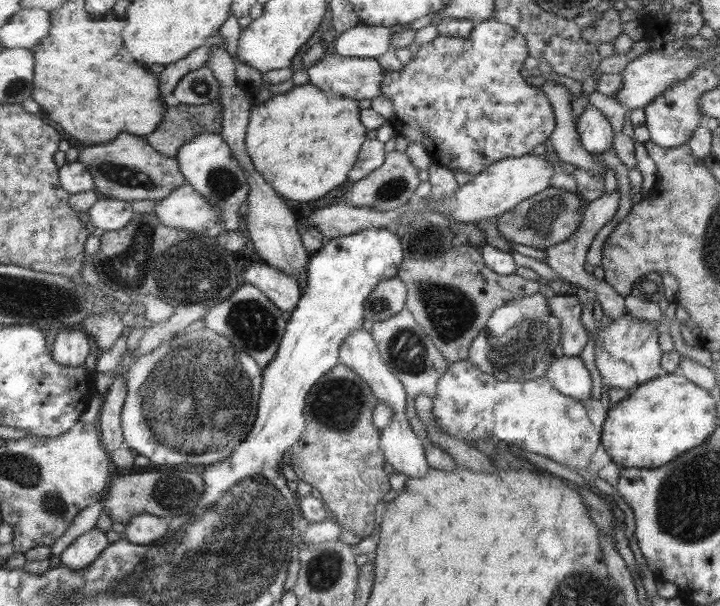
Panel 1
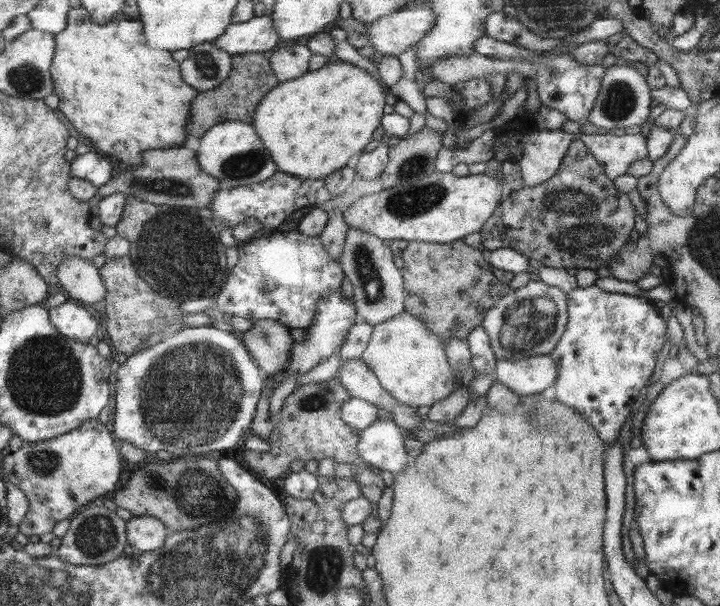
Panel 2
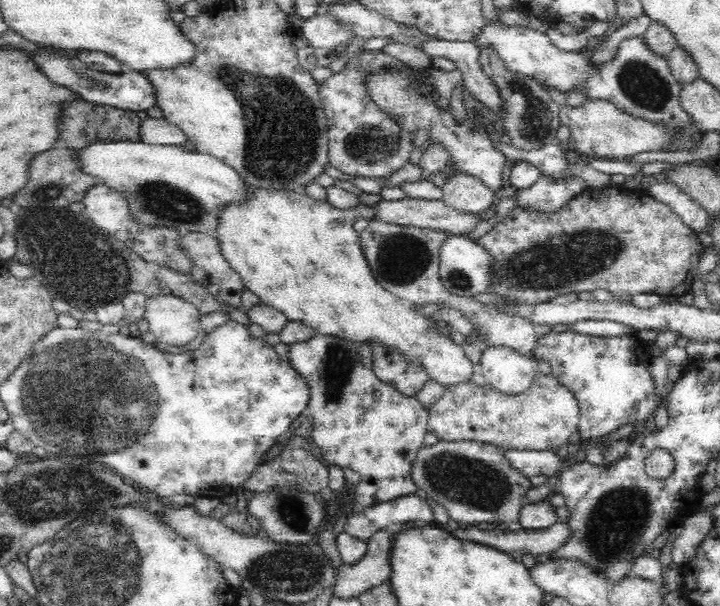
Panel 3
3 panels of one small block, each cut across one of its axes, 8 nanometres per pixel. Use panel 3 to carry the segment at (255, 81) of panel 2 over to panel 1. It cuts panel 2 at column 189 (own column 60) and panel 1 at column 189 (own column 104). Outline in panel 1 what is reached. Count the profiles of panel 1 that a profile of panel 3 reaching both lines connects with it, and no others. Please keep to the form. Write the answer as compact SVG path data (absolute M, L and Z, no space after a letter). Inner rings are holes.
M215 100L211 106L185 106L175 104L167 108L157 132L147 136L153 146L165 158L177 158L181 148L193 142L201 134L219 134L223 130L223 104Z

